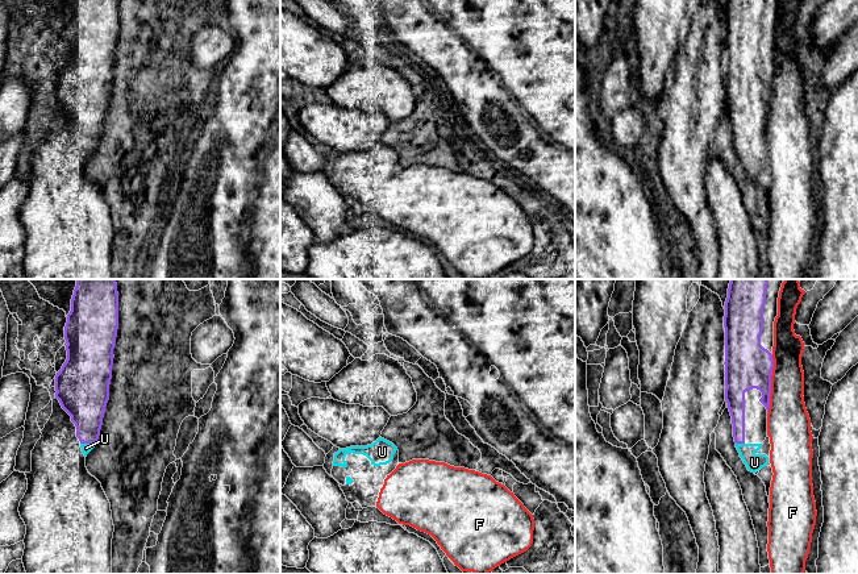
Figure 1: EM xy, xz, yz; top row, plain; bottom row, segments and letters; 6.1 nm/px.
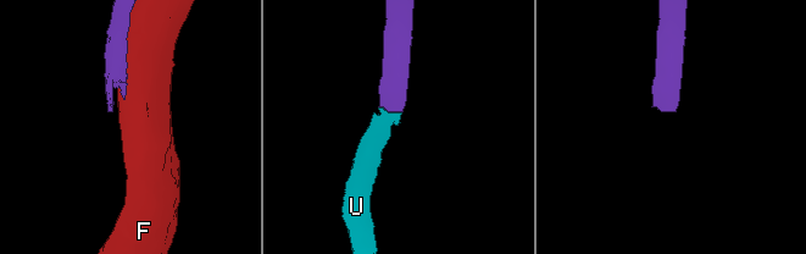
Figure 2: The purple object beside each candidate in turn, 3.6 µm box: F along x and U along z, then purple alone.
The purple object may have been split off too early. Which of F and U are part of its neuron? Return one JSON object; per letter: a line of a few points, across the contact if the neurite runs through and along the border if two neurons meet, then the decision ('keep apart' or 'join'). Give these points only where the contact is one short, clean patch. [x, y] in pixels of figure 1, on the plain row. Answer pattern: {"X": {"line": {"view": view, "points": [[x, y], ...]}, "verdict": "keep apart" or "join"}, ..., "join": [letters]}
{"F": {"verdict": "keep apart"}, "U": {"verdict": "join"}, "join": ["U"]}

